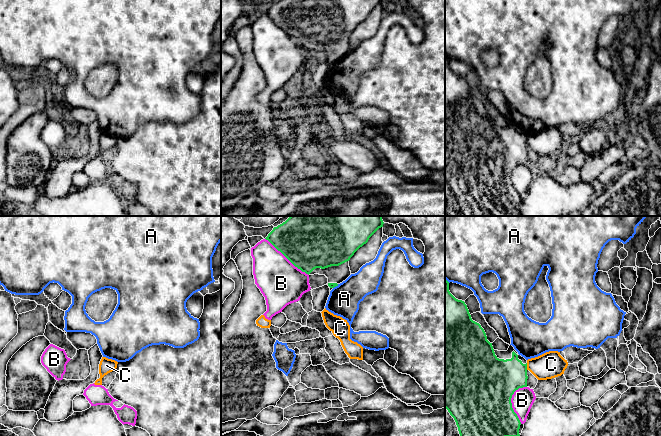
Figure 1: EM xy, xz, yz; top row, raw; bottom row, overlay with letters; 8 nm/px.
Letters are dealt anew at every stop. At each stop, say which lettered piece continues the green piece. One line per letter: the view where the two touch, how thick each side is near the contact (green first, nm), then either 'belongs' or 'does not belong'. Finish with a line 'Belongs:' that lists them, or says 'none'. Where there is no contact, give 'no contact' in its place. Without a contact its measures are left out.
A: xz | 50/260 nm | does not belong
B: yz | 500/180 nm | does not belong
C: yz | 320/220 nm | does not belong
Belongs: none

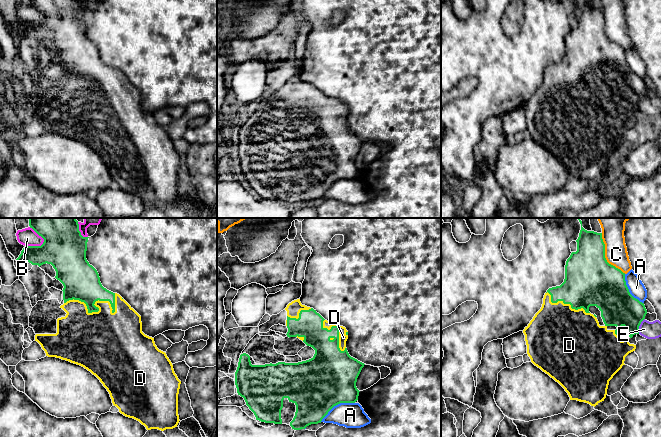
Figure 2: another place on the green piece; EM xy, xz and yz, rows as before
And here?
A: xz | 440/200 nm | does not belong
B: xy | 340/140 nm | does not belong
C: yz | 400/180 nm | does not belong
D: xy | 300/440 nm | belongs
E: yz | 300/140 nm | does not belong
Belongs: D

